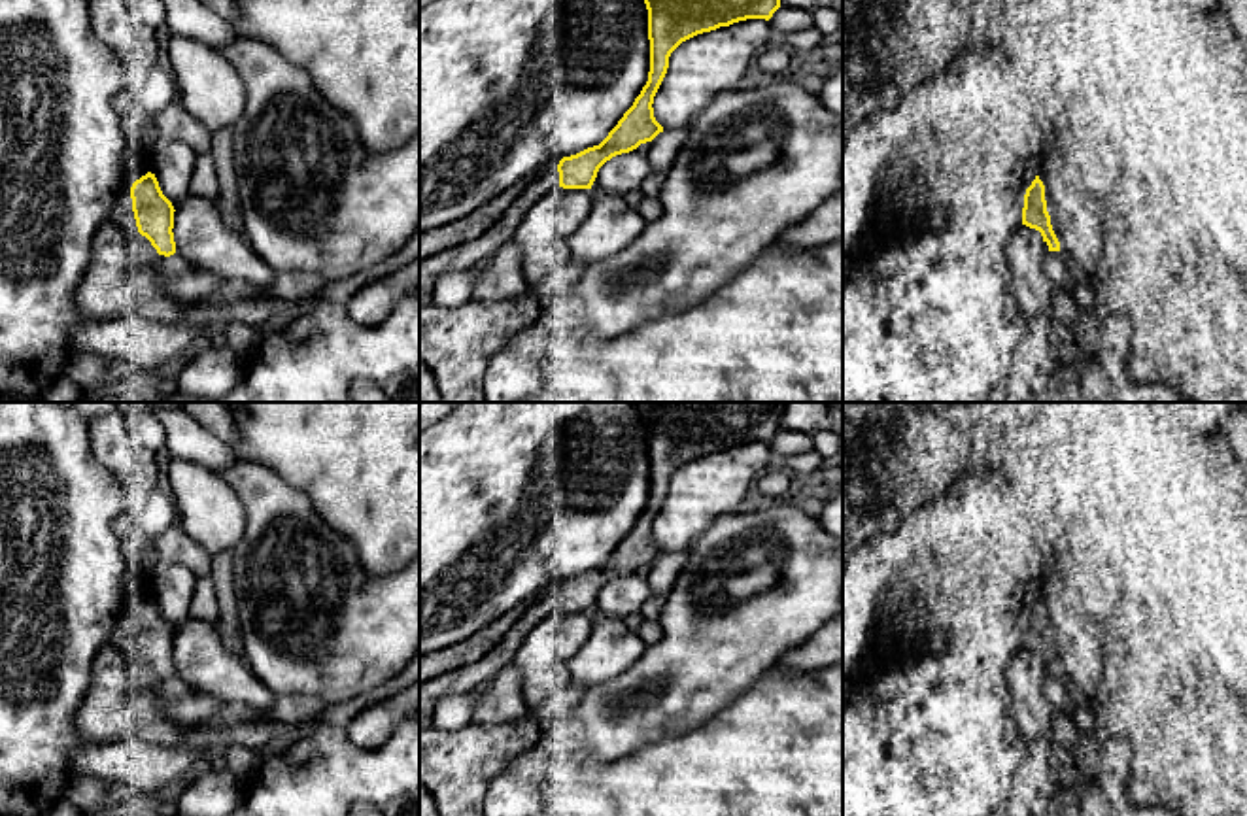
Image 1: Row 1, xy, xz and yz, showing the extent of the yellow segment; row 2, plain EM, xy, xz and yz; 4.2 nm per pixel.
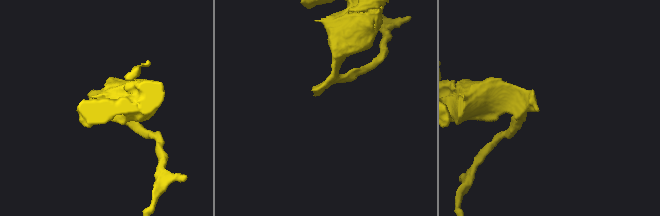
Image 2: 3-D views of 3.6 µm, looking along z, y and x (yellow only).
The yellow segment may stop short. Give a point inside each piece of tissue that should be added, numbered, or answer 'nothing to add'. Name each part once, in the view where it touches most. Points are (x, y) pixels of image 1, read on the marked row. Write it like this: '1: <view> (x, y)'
1: xy (121, 214)

